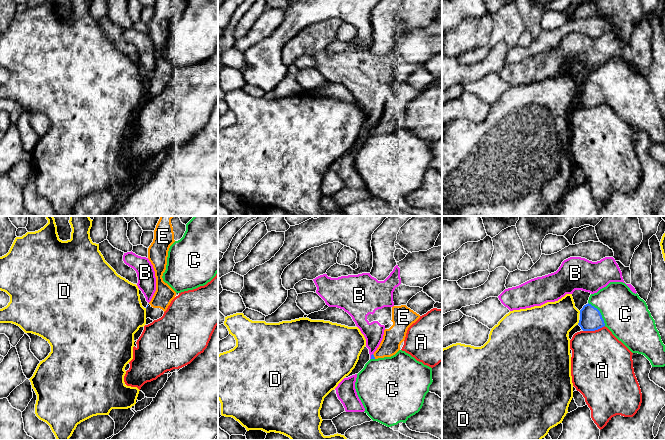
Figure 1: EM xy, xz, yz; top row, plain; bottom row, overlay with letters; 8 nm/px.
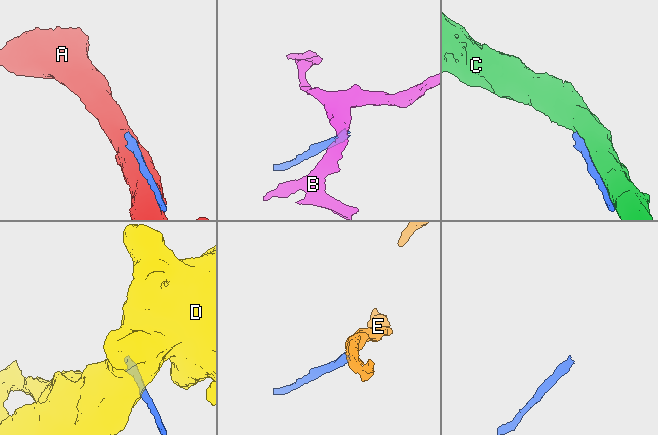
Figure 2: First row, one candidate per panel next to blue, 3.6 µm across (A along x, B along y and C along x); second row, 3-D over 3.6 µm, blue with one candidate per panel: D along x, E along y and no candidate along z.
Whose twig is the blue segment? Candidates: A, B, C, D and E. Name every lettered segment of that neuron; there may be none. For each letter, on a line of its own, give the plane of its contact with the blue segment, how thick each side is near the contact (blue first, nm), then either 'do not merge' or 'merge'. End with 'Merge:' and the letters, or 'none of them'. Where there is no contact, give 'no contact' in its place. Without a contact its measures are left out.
A: meets blue in yz; 180 nm thick on the blue side, 460 nm on the other; do not merge
B: meets blue in xz; 30 nm thick on the blue side, 160 nm on the other; do not merge
C: meets blue in yz; 180 nm thick on the blue side, 360 nm on the other; do not merge
D: meets blue in yz; 180 nm thick on the blue side, 340 nm on the other; do not merge
E: meets blue in xz; 30 nm thick on the blue side, 160 nm on the other; merge
Merge: E

